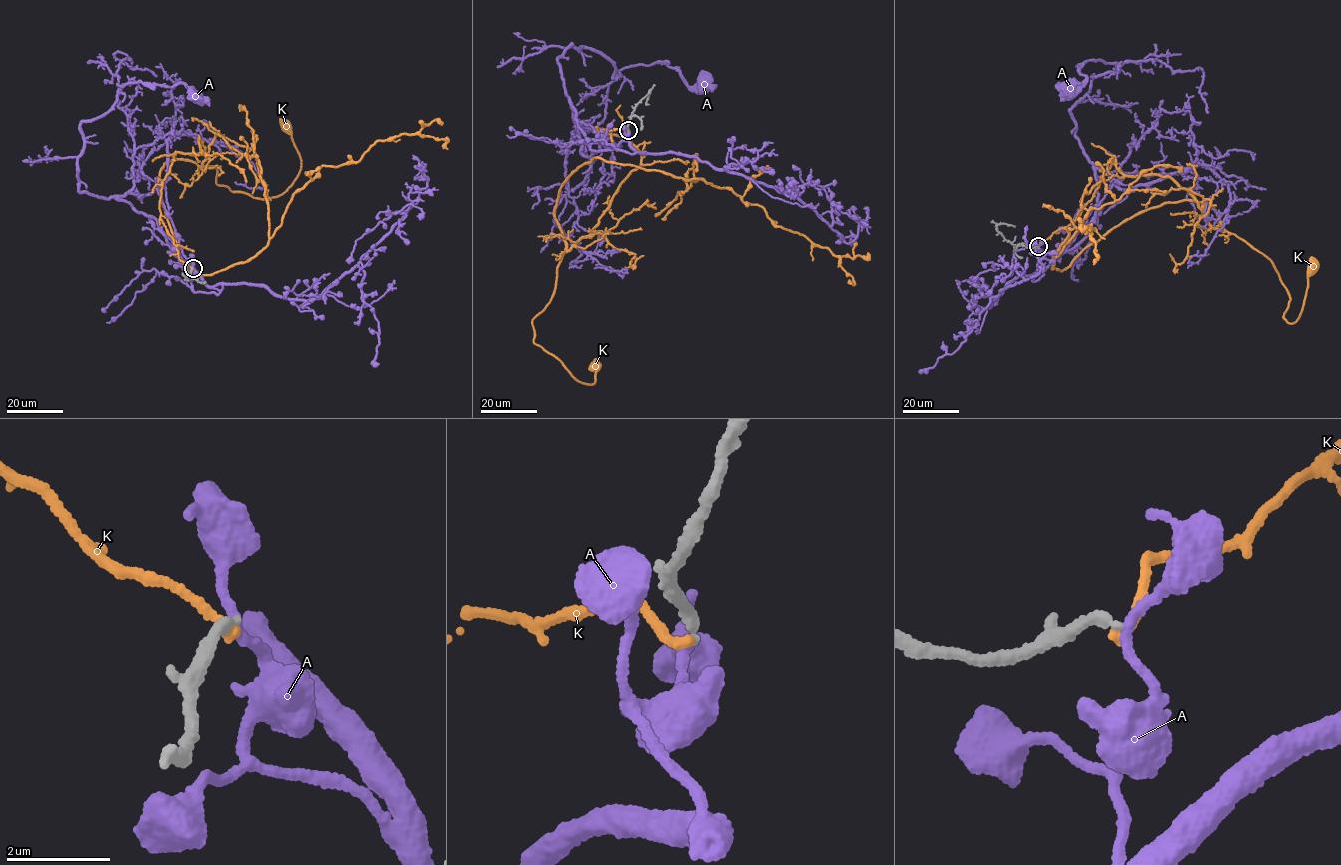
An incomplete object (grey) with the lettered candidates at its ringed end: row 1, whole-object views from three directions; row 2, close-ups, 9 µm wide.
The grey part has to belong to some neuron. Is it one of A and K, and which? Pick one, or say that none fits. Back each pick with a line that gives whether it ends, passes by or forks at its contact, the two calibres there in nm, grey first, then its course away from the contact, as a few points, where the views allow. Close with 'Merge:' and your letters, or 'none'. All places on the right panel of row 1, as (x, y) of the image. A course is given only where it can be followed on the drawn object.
Merge: none

